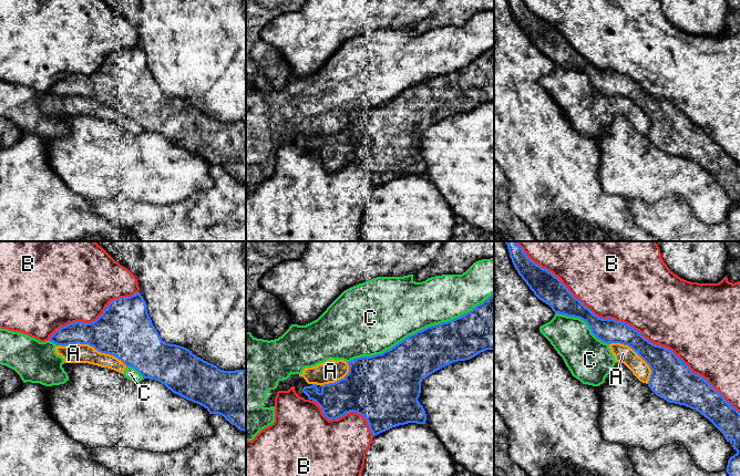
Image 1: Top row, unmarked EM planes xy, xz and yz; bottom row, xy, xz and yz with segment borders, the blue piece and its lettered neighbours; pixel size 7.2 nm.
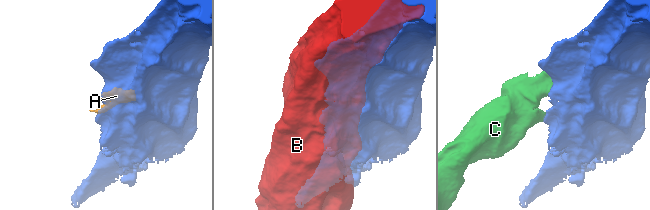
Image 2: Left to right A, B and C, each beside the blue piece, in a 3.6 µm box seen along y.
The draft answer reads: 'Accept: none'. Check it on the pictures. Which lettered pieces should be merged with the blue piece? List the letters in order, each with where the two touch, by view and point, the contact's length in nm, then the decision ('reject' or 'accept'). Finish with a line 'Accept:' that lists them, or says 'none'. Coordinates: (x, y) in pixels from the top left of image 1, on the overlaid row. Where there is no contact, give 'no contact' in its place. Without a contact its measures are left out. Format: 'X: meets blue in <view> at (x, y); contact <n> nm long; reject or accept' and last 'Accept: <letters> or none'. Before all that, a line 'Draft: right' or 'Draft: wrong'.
Draft: right
A: meets blue in xy at (95, 349); contact 480 nm long; reject
B: meets blue in yz at (625, 323); contact 2050 nm long; reject
C: meets blue in xz at (421, 330); contact 1150 nm long; reject
Accept: none

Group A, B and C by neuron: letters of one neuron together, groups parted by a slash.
A C / B

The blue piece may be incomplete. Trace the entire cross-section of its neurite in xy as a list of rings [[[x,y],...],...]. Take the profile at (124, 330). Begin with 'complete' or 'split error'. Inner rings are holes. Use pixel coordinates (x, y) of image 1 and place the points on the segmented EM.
complete; [[[140,292],[111,301],[103,313],[93,322],[76,321],[56,330],[49,339],[56,345],[89,344],[101,353],[121,360],[126,366],[135,369],[143,379],[155,380],[164,384],[173,393],[204,406],[209,414],[219,414],[232,425],[246,432],[246,371],[224,371],[216,365],[196,356],[188,349],[163,341],[147,313],[146,302]]]

